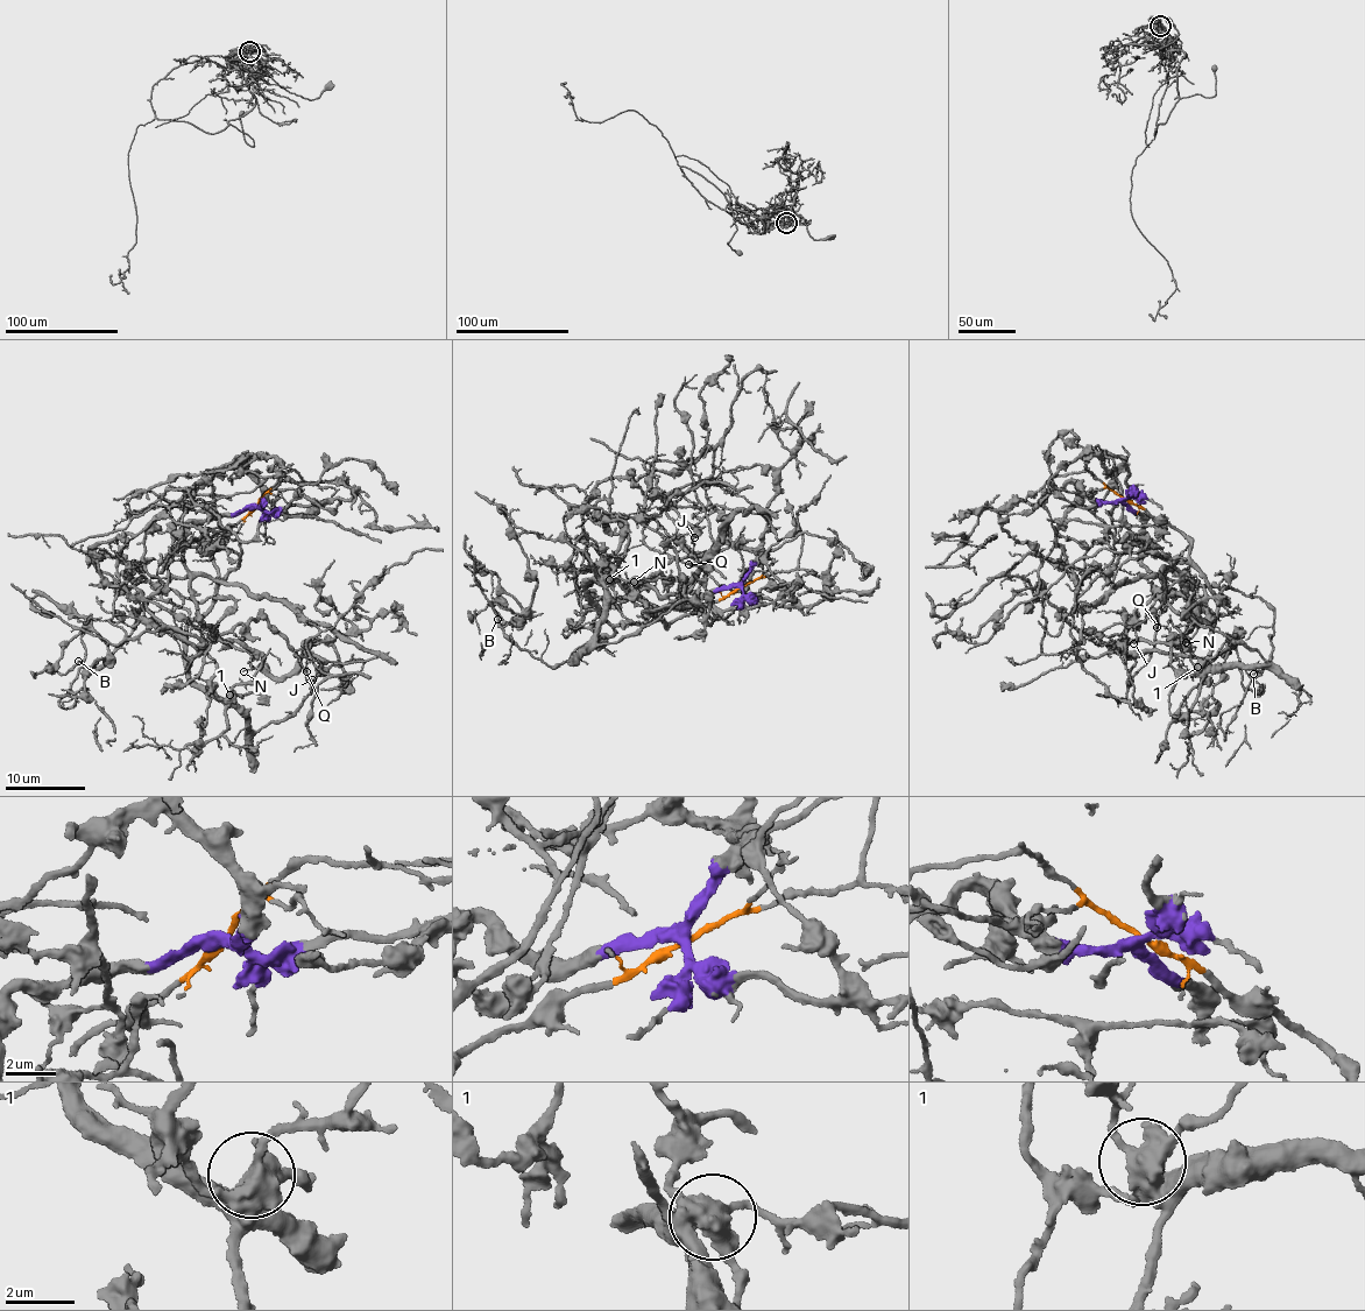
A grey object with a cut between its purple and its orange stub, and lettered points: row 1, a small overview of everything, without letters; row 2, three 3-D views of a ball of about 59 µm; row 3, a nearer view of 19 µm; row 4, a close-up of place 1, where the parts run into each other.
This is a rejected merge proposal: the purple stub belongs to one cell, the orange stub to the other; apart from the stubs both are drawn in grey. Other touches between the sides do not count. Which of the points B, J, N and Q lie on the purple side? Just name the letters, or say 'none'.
J, Q

